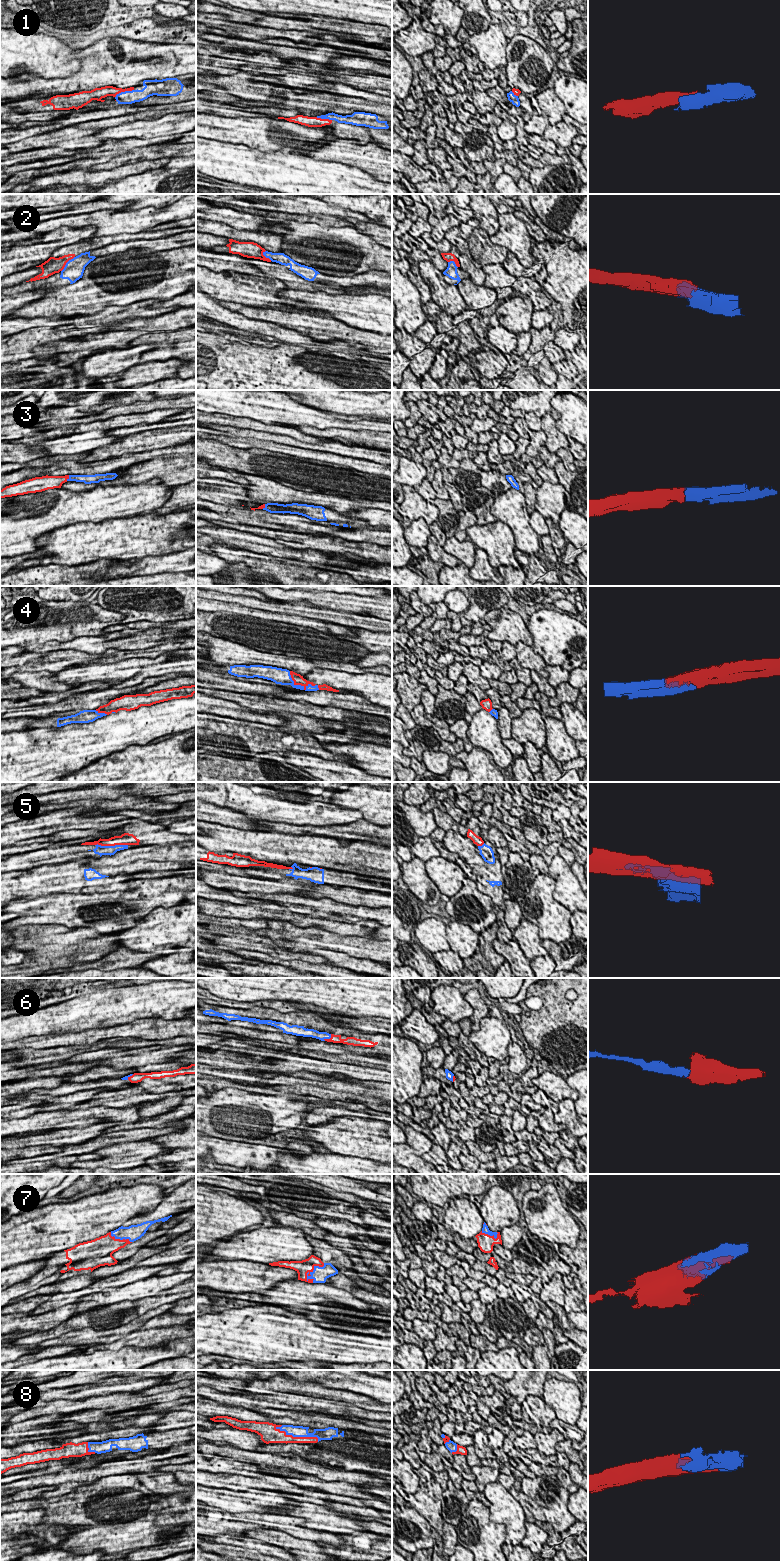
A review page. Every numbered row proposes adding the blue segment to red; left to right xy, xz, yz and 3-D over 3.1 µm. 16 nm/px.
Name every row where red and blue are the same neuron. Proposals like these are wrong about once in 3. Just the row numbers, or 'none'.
1, 3, 4, 6, 7, 8

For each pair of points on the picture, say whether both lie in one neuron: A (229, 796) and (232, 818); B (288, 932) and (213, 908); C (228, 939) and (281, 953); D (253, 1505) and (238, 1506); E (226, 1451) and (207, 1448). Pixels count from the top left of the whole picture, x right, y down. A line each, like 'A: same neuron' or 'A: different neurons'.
A: different neurons
B: different neurons
C: same neuron
D: same neuron
E: same neuron

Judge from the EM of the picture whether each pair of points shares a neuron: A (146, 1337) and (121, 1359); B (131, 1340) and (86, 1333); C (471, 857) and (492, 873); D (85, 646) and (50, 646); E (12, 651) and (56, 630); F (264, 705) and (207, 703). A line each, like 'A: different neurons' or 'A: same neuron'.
A: different neurons
B: different neurons
C: different neurons
D: same neuron
E: different neurons
F: different neurons

